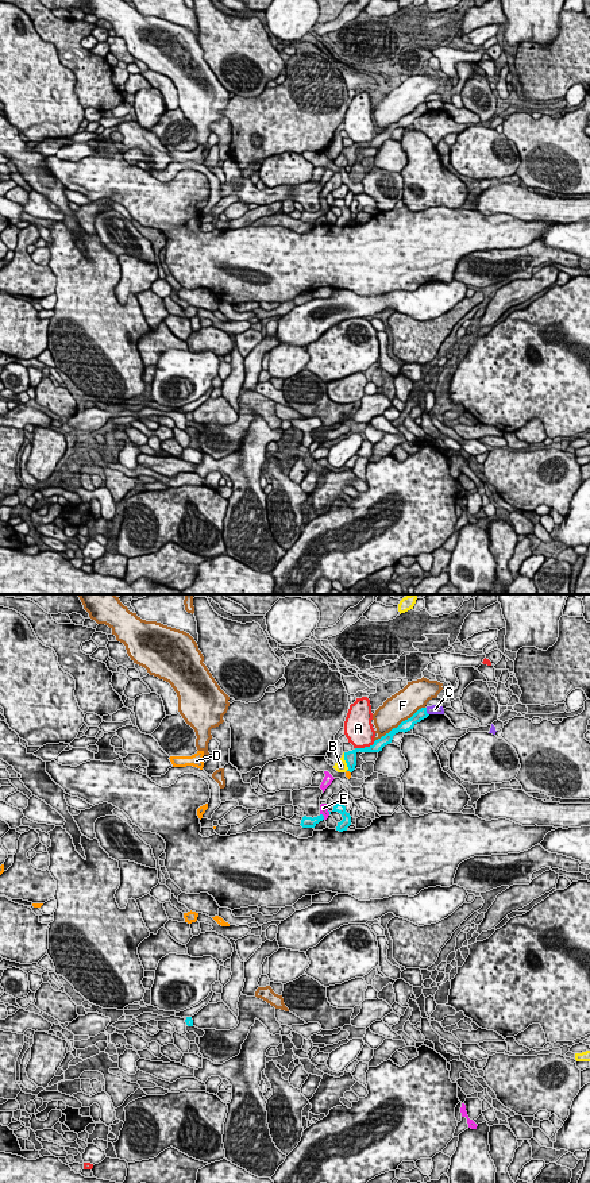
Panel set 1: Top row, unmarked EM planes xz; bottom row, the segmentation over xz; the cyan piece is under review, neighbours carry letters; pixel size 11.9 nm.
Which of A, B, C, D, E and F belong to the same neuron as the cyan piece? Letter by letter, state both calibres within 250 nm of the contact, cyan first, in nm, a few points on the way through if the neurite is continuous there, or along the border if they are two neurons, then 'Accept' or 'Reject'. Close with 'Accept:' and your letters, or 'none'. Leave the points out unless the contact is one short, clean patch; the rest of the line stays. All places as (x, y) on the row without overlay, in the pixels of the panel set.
A: Thickness 140 nm (cyan) against 340 nm. Reject
B: Thickness 140 nm (cyan) against 140 nm. Reject
C: Thickness 130 nm (cyan) against 130 nm. Boundary: xz (425, 103), (428, 110). Reject
D: Thickness 140 nm (cyan) against 60 nm. Reject
E: Thickness 130 nm (cyan) against 100 nm. Boundary: xz (320, 208), (324, 214). Reject
F: Thickness 130 nm (cyan) against 340 nm. Reject
Accept: none

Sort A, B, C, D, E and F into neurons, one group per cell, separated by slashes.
A / B / C / D / E / F

